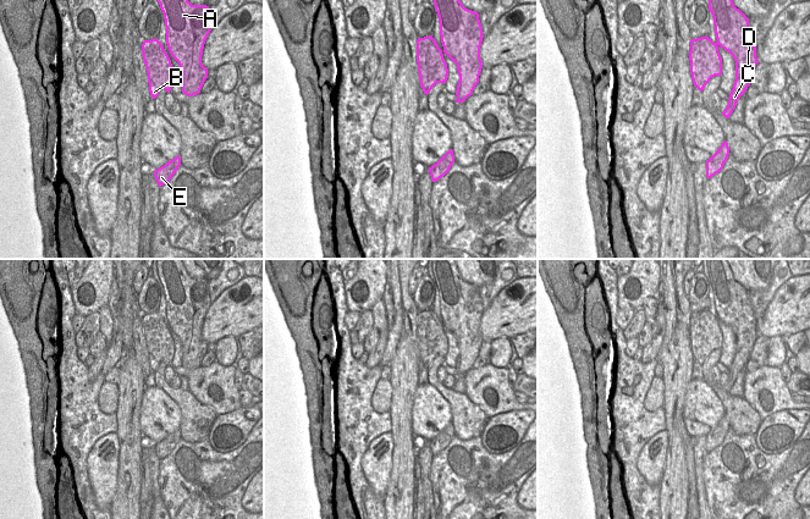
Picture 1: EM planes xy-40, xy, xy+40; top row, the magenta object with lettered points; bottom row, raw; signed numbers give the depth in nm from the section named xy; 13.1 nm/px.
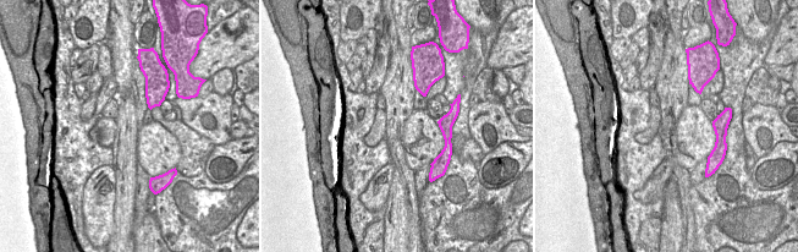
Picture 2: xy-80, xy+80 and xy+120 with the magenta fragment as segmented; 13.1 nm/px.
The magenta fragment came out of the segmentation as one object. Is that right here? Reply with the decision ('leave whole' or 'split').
leave whole

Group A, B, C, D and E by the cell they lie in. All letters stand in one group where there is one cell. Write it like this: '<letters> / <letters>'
A B C D E

